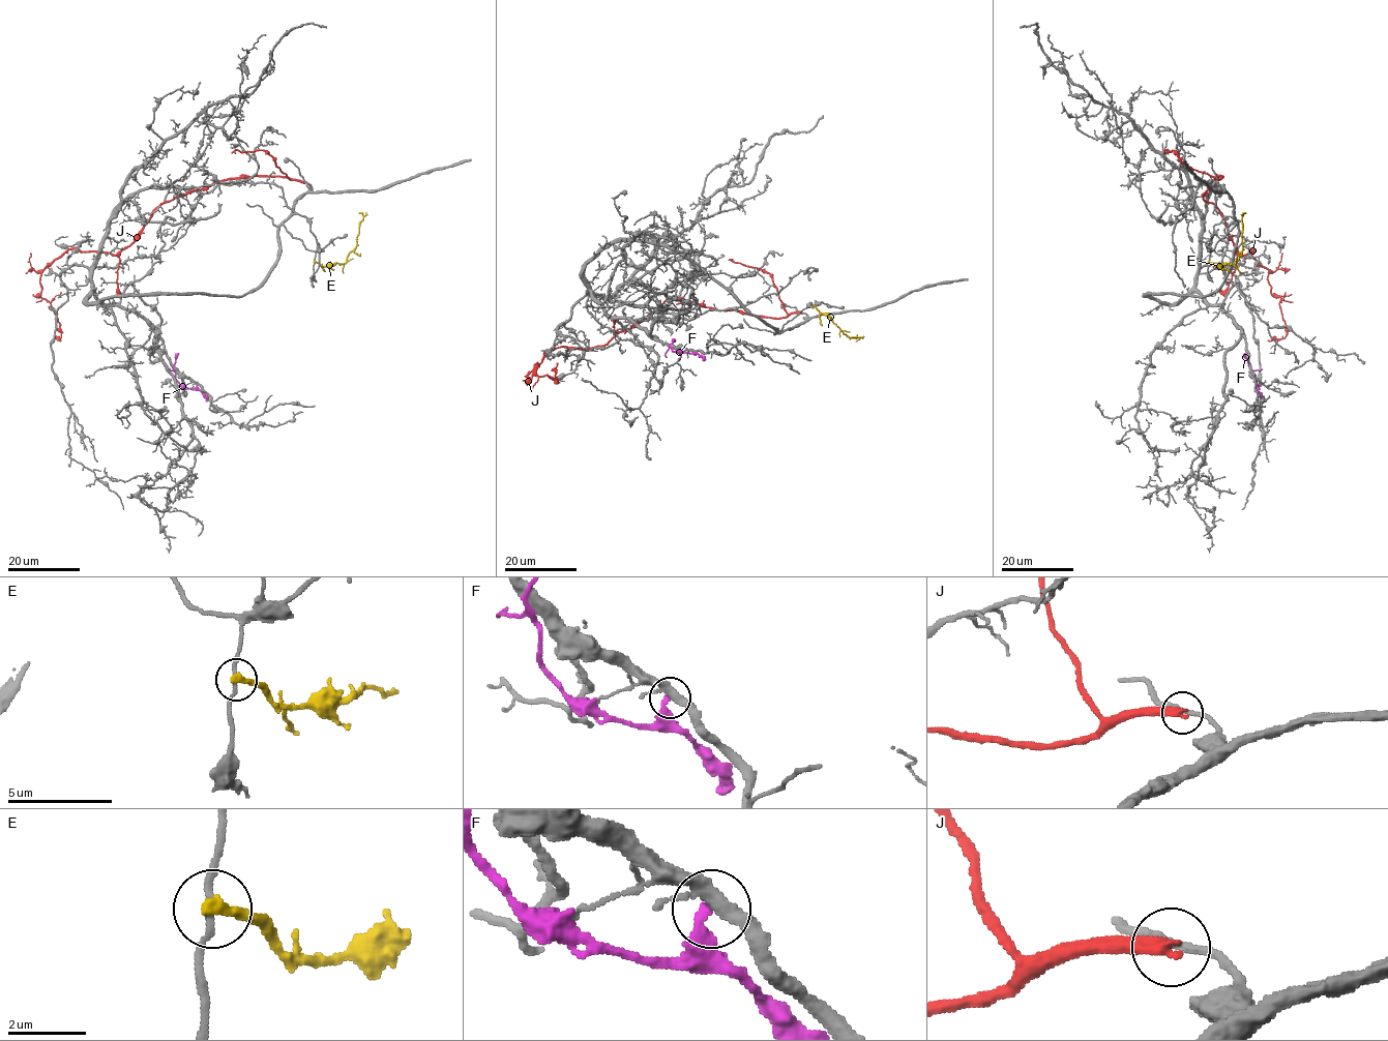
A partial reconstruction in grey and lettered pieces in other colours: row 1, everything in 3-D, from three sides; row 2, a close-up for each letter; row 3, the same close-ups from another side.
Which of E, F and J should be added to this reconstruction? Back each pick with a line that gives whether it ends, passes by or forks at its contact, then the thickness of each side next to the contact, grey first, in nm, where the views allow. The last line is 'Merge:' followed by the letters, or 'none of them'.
Merge: none of them

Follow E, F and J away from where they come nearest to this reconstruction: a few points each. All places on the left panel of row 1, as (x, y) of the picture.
E: (315, 262), (322, 266), (345, 263), (356, 245), (362, 216), (359, 212)
F: (197, 384), (194, 388), (183, 388), (176, 379), (173, 366), (178, 353)
J: (304, 182), (255, 176), (216, 181), (164, 202), (117, 255), (64, 251), (39, 283), (59, 340)

